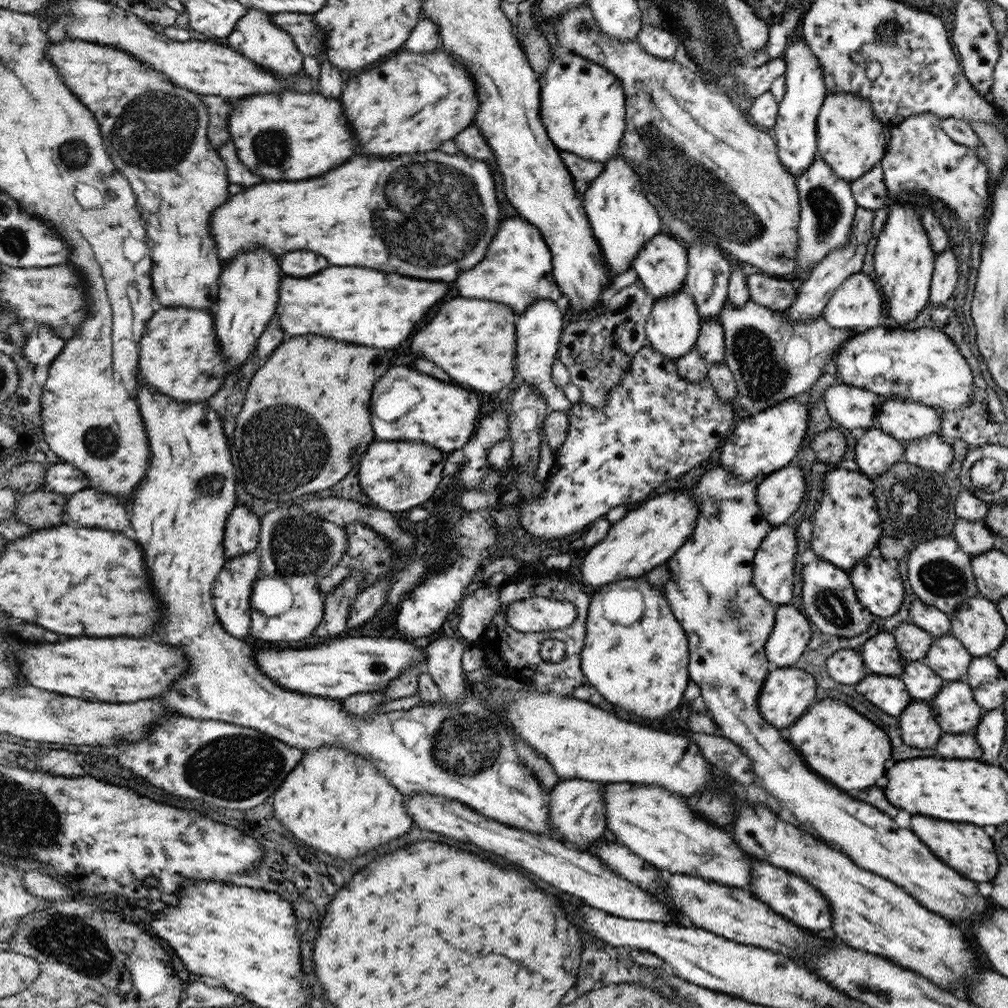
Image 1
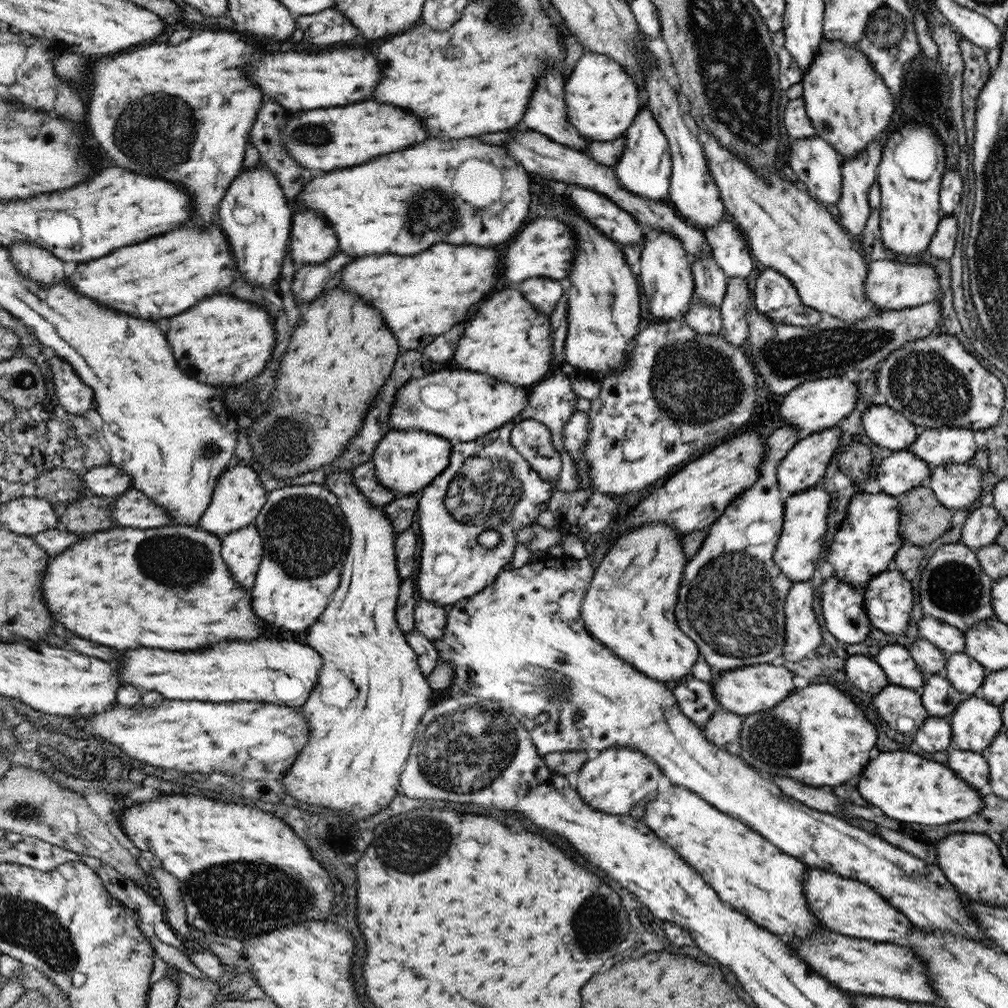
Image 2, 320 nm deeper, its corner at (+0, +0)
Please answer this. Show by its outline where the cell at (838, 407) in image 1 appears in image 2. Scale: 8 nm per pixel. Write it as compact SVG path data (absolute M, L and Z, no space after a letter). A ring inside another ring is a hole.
M887 405L868 407L862 413L862 426L868 438L887 453L908 450L920 433L912 421Z

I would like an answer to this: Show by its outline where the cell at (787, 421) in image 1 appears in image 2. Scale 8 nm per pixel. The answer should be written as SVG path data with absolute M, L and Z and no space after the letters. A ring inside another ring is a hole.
M834 377L803 383L785 395L780 406L780 420L784 426L796 427L800 440L834 427L854 411L858 399L856 384L846 378Z

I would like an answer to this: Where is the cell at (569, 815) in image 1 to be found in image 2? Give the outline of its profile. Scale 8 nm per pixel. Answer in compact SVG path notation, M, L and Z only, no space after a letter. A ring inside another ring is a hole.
M614 747L600 751L596 758L587 760L577 773L577 791L583 800L595 809L615 815L627 814L632 806L655 793L663 776L662 768L654 759L630 747Z

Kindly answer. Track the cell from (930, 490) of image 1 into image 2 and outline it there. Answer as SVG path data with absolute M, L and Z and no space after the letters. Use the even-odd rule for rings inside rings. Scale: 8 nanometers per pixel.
M929 486L916 487L897 498L905 543L926 547L954 528L954 508L946 508Z

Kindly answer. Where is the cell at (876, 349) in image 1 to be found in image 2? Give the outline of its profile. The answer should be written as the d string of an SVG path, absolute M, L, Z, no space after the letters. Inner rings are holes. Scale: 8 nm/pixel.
M948 333L925 336L924 339L906 343L896 349L884 363L874 370L876 390L886 399L886 405L902 413L919 429L923 428L964 428L971 431L992 428L1000 421L1005 406L1005 392L1002 382L982 367L982 364L968 353L956 339Z

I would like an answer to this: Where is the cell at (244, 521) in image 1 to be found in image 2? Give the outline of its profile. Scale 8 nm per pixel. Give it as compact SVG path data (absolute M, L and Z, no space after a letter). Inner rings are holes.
M238 460L222 472L216 490L213 492L212 502L199 520L198 527L222 538L224 535L229 535L239 528L254 523L266 502L268 502L268 492L264 490L256 471L250 465Z

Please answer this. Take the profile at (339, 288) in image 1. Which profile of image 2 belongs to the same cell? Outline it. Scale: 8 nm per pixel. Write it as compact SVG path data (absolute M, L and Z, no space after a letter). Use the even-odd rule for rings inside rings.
M436 244L414 256L358 258L342 270L342 286L366 296L370 304L386 312L390 328L402 340L402 350L418 350L462 322L468 310L496 286L498 270L500 254L494 248Z

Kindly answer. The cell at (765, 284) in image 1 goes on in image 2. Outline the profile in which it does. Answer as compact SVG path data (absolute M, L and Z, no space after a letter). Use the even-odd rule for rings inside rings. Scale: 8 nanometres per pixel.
M758 269L751 288L753 306L774 322L802 328L821 322L821 312L806 305L793 281L776 269Z

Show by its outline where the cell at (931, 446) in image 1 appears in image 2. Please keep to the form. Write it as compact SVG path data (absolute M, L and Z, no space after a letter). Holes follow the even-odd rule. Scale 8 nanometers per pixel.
M971 462L966 464L941 464L931 469L931 481L927 484L937 495L937 499L946 508L954 508L955 511L970 508L976 502L982 491L982 471Z

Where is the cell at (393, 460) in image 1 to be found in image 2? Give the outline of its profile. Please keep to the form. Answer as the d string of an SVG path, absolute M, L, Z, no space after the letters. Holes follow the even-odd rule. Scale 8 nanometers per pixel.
M389 430L377 444L371 458L376 478L384 488L390 488L401 496L421 493L449 466L453 452L452 443L446 437L426 431Z

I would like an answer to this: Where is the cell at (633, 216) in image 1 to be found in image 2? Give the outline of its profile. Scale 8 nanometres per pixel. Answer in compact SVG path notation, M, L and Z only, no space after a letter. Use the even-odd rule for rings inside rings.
M641 109L633 120L634 128L624 133L626 145L620 160L615 164L619 183L630 192L650 200L666 202L672 182L673 161L668 138L650 109Z

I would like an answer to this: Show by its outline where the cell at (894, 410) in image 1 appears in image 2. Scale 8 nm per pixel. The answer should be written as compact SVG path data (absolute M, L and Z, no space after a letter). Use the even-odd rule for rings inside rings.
M920 428L917 440L908 448L931 467L966 464L977 453L974 434L964 428Z

